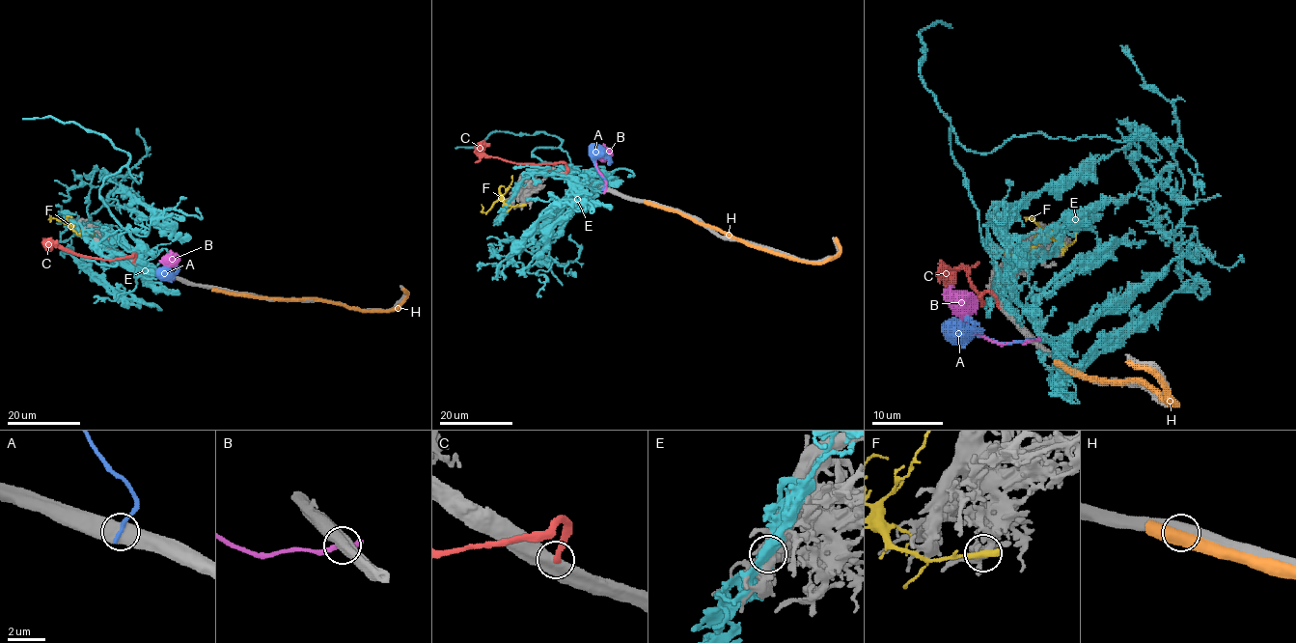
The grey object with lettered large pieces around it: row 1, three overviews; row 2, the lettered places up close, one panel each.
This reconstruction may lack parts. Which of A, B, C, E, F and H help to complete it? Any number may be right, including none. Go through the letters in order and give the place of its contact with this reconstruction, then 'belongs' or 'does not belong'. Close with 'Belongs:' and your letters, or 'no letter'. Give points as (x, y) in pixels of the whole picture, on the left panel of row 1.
A: (171, 277) | does not belong
B: (173, 278) | does not belong
C: (133, 261) | belongs
E: (80, 233) | does not belong
F: (90, 232) | does not belong
H: (219, 290) | does not belong
Belongs: C

